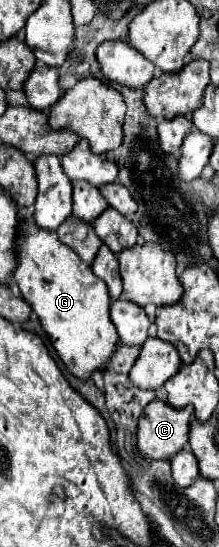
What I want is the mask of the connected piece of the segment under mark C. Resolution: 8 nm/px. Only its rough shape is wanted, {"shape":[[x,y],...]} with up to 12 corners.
{"shape":[[154,399],[138,421],[138,451],[168,459],[188,441],[192,407]]}

